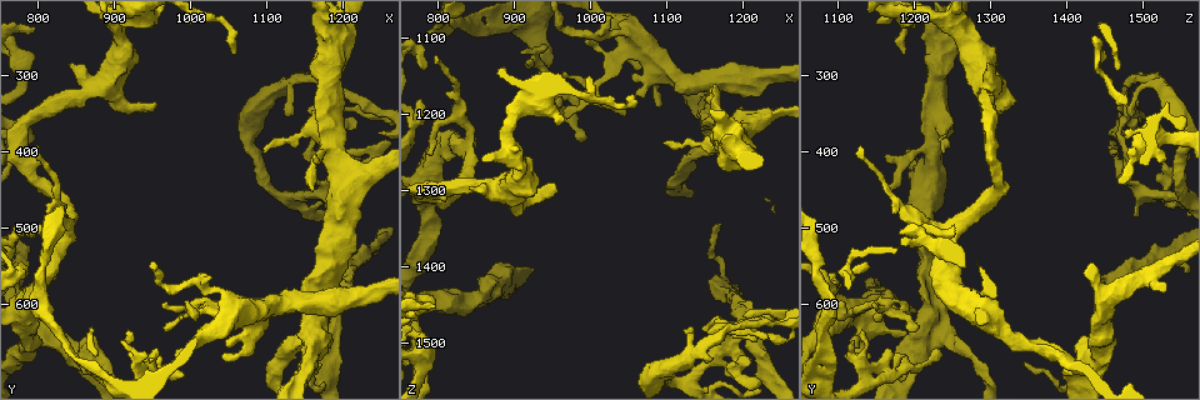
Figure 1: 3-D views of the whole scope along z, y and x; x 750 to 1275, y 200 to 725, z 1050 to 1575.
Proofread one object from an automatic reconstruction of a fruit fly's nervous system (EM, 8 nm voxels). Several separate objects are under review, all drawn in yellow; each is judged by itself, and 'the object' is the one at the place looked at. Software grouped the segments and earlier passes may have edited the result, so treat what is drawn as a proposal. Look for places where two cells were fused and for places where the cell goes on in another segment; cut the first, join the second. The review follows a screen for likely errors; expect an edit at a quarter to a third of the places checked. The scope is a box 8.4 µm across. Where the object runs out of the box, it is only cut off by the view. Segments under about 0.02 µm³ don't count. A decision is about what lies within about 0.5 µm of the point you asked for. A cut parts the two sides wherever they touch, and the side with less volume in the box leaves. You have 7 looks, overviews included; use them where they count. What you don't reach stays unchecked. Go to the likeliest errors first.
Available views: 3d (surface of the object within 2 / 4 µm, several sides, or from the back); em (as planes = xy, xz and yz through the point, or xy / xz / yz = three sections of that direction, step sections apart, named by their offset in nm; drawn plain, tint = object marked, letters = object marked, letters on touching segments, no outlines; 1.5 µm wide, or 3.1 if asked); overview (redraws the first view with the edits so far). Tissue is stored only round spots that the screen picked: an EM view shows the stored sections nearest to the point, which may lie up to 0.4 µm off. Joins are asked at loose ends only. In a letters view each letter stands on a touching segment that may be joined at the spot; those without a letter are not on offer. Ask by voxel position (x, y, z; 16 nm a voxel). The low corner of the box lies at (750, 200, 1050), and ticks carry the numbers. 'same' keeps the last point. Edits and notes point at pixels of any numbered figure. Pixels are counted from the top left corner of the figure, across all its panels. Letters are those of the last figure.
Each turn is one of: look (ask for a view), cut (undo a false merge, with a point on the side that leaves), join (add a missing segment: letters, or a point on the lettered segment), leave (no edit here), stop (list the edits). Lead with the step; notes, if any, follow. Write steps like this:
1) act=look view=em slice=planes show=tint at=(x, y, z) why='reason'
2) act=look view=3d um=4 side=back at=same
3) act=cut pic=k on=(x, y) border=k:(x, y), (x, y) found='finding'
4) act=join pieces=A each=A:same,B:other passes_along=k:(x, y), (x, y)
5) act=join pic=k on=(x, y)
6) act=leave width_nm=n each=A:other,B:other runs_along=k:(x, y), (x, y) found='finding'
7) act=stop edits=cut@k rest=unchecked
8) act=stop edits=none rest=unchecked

act=look view=3d um=2 at=(1050, 270, 1190)

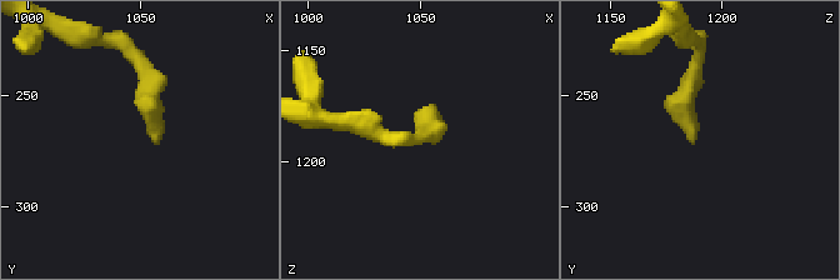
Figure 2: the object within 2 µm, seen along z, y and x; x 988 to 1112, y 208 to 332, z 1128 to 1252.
act=look view=em slice=yz step=4 show=tint at=(1055, 270, 1186) why='need the tissue'

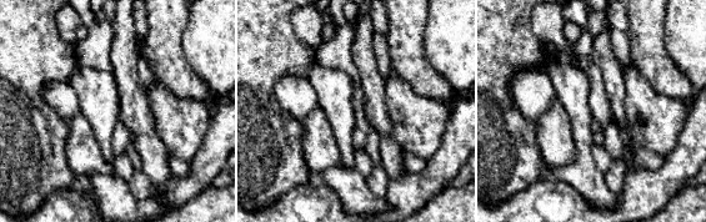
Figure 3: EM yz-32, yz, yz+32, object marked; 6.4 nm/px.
act=look view=em slice=planes show=letters at=same why='cut it another way'

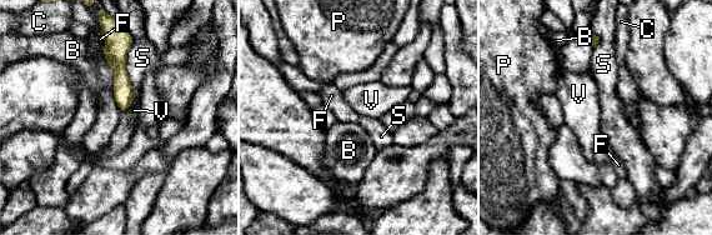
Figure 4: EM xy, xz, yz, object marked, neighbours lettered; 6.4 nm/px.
act=leave width_nm=130 each=B:other,C:other,F:other,P:other,S:other,V:other border=4:(111, 91), (121, 113) found='none of them fits'

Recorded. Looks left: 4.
act=look view=3d um=4 side=back at=(1160, 450, 1170)

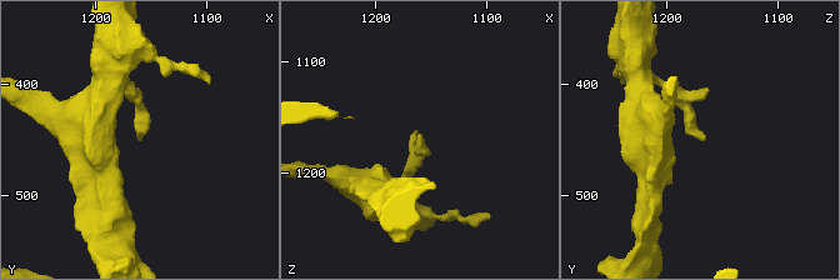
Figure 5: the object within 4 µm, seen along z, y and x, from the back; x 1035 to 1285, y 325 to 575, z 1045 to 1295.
act=look view=em slice=xy step=4 show=letters at=(1160, 450, 1166) why='shape alone is not enough'

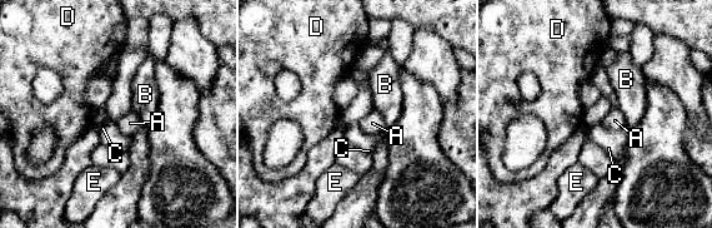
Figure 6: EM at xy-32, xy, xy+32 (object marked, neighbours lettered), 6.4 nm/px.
act=look view=em slice=planes show=letters at=same

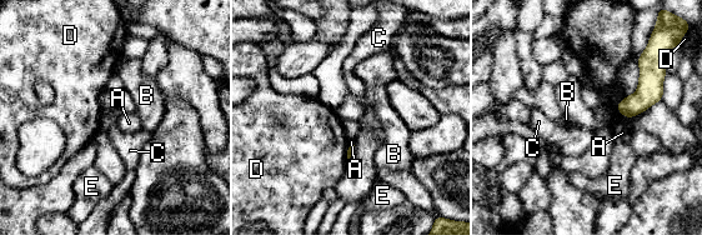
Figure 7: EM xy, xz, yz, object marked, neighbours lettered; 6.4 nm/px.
act=leave each=A:other,B:other,C:other,D:other,E:other found='no lettered segment goes on from it'

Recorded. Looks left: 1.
act=stop edits=none rest=unchecked

